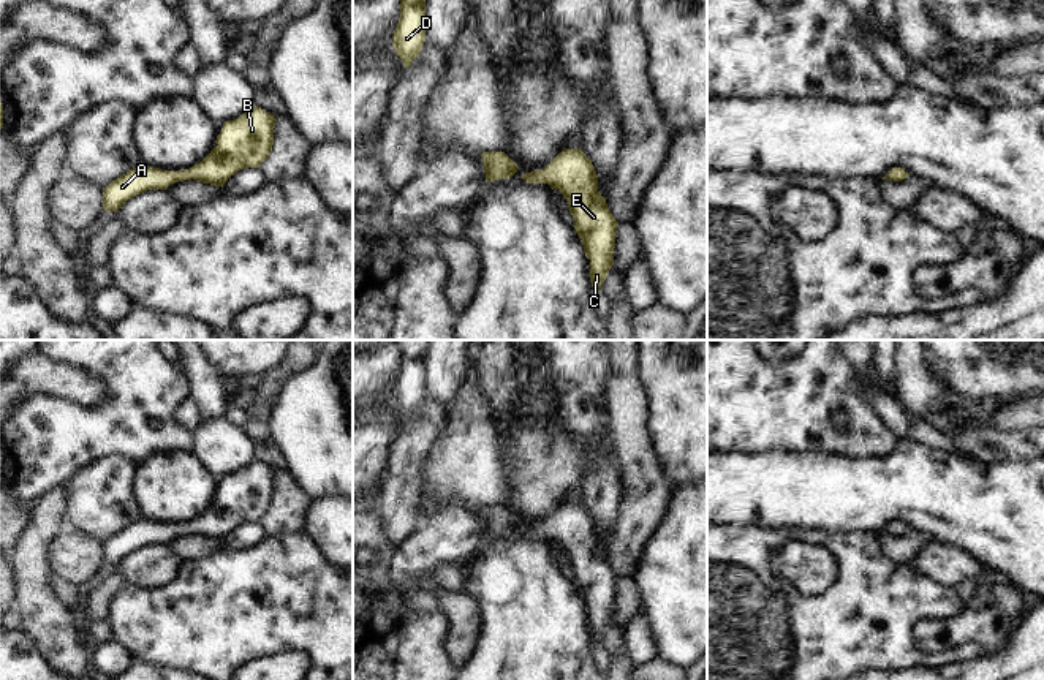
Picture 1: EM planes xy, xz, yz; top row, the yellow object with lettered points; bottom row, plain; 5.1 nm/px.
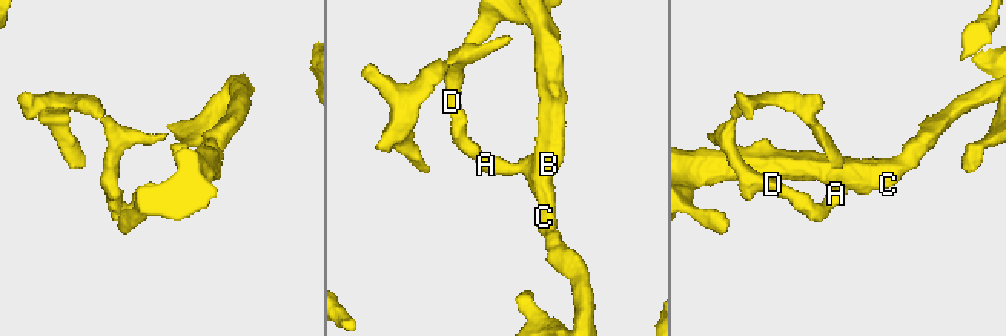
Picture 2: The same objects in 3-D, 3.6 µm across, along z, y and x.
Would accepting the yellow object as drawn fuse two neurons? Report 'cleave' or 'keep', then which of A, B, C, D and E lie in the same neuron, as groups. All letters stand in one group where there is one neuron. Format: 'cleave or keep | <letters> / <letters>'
keep | A B C D E

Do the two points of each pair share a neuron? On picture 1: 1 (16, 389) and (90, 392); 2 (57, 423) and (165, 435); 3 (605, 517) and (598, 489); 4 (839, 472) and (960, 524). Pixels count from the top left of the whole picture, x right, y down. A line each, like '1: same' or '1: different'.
1: same
2: same
3: same
4: same

